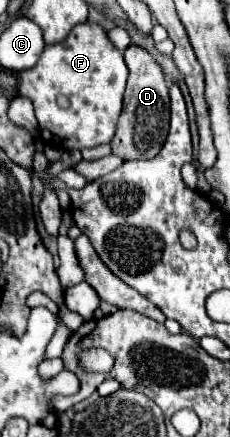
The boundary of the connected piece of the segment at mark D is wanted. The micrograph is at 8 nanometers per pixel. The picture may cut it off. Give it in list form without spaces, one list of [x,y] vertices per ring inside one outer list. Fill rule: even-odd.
[[[128,46],[124,50],[124,60],[130,70],[130,76],[124,92],[124,108],[118,120],[118,128],[110,142],[112,154],[120,156],[122,160],[154,158],[168,136],[168,84],[164,80],[162,68],[144,48]]]

